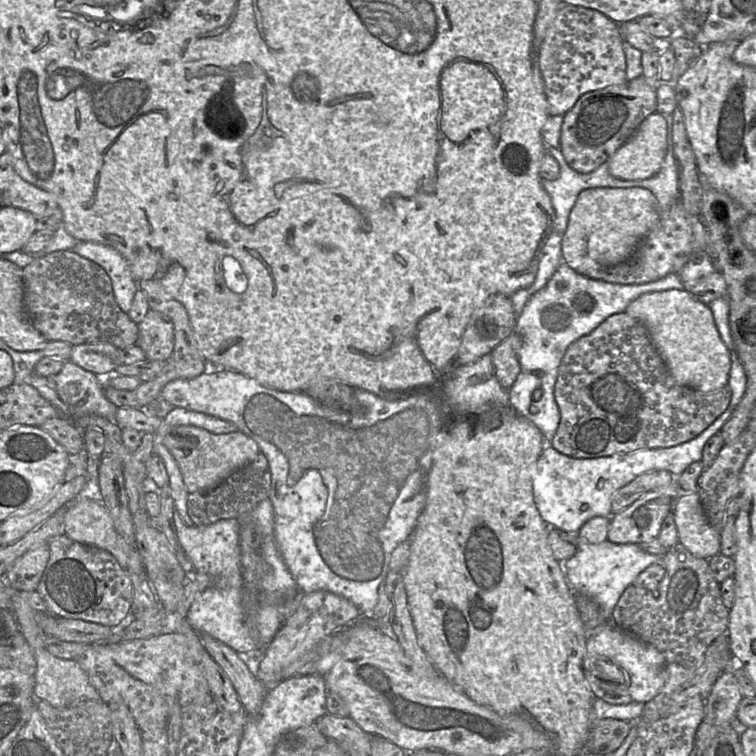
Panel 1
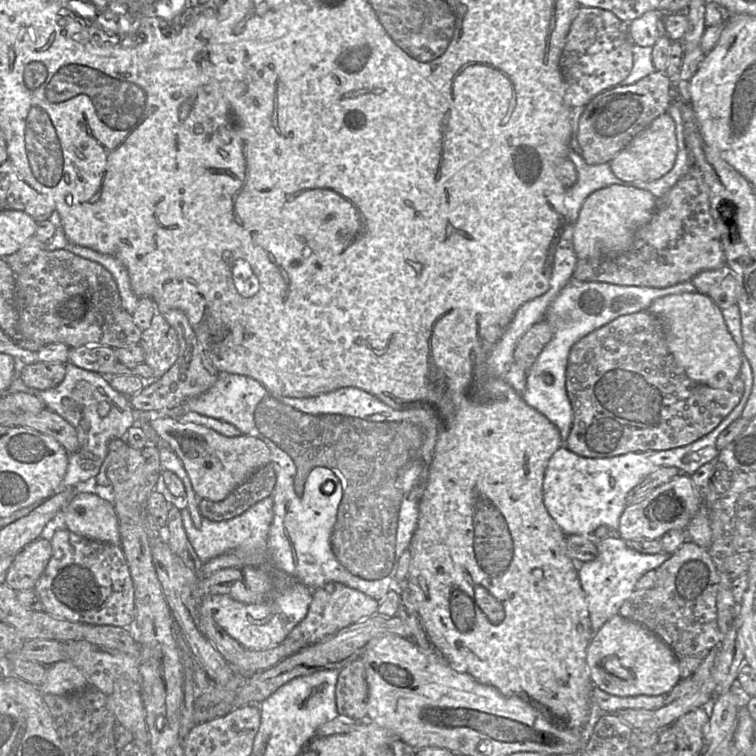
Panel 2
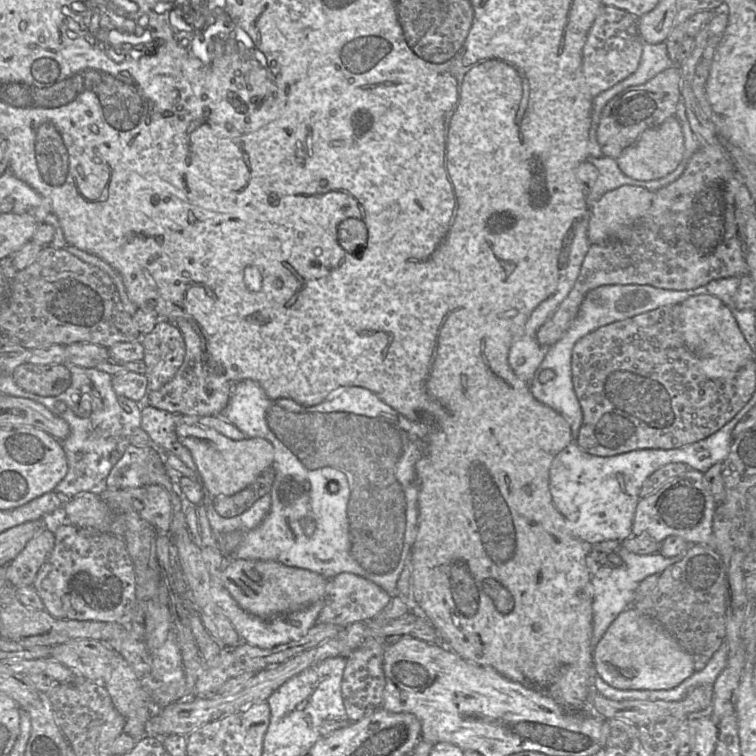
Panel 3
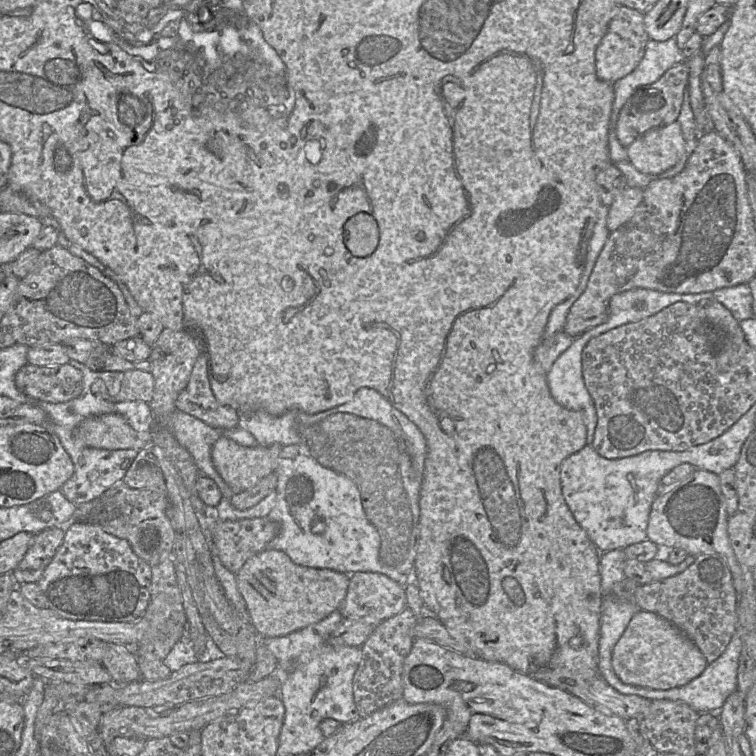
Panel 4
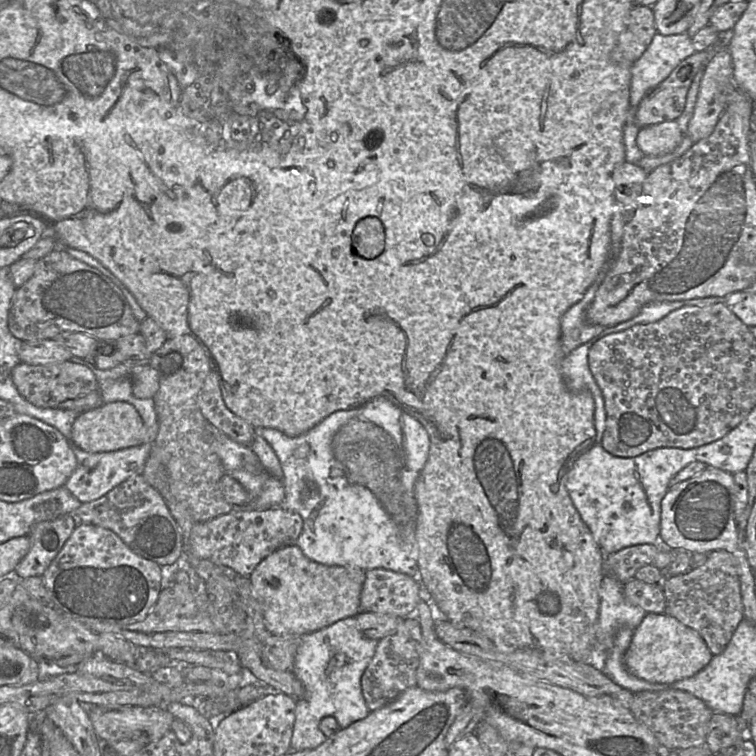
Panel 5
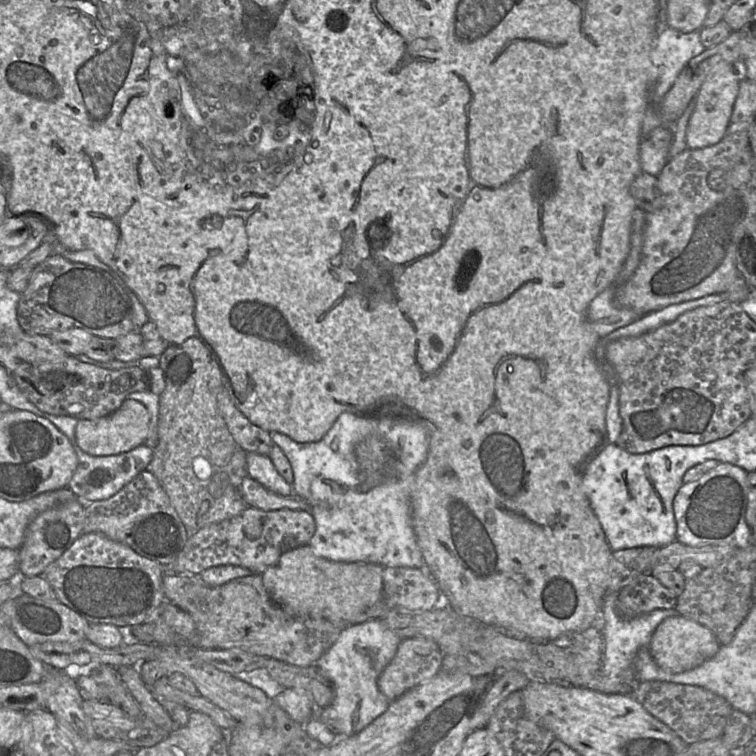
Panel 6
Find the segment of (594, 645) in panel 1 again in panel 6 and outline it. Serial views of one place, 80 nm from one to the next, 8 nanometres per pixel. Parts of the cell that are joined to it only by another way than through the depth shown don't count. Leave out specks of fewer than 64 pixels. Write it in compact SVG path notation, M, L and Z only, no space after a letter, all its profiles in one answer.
M676 615L665 618L657 626L646 648L658 667L670 673L681 673L693 669L715 656L720 646L710 629Z

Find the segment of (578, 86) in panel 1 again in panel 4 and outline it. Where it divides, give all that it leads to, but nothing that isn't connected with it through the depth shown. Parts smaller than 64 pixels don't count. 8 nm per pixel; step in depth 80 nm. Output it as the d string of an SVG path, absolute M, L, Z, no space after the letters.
M618 6L607 31L595 52L596 74L599 79L615 83L632 72L641 61L649 41L644 27L645 13L625 6Z

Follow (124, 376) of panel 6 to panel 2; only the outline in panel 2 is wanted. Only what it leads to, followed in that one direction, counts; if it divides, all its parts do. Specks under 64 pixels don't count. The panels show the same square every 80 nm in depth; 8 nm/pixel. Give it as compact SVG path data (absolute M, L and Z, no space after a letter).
M38 361L26 365L21 372L21 378L31 389L47 390L59 385L65 374L65 364Z

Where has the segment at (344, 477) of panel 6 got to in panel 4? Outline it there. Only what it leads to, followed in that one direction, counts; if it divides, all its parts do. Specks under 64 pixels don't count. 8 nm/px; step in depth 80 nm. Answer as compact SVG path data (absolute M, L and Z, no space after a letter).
M369 387L360 388L349 402L344 403L340 406L331 408L329 410L320 412L320 413L316 413L316 414L308 414L300 410L290 410L290 411L285 412L282 415L272 416L265 412L254 411L254 412L239 413L239 418L240 418L240 421L239 421L238 427L241 427L242 429L249 431L255 437L255 439L257 440L259 444L264 445L264 446L278 444L281 446L281 448L283 446L293 445L293 446L297 446L300 449L299 454L294 457L290 457L290 458L284 458L280 456L278 457L278 464L277 464L277 469L276 469L276 473L278 475L278 483L276 486L277 501L276 501L275 506L271 510L271 512L267 515L267 517L275 521L276 523L278 523L280 530L279 530L278 535L270 542L267 549L281 550L285 552L294 563L302 565L302 566L307 566L307 567L312 567L312 568L326 568L326 569L331 569L331 570L338 571L341 573L346 573L349 575L355 572L379 572L379 573L389 576L391 579L403 585L409 582L410 578L412 578L412 580L416 580L416 576L414 572L414 562L416 558L418 538L419 538L419 519L420 519L419 498L420 498L420 490L421 490L423 471L424 471L425 459L426 459L426 453L427 453L427 443L426 443L426 439L424 435L422 434L422 432L416 426L415 423L413 423L402 412L396 409L376 389L369 388Z

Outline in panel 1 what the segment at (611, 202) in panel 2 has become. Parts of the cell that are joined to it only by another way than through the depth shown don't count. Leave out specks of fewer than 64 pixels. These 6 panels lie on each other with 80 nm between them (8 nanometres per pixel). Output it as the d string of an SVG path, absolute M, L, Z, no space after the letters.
M642 187L592 188L582 191L572 208L562 238L562 262L595 280L607 268L632 258L660 216L654 194Z

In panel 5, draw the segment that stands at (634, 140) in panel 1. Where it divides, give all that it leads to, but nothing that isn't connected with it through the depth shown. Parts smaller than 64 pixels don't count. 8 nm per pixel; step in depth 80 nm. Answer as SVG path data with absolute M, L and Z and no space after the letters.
M676 121L640 129L636 143L645 157L661 157L674 151L683 135Z

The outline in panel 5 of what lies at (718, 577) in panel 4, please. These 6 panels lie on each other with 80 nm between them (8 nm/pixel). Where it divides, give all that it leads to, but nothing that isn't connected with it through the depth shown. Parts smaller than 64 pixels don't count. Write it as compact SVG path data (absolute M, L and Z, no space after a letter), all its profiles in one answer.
M726 550L708 553L702 564L688 572L667 576L662 588L666 598L665 614L696 630L713 656L720 654L744 619L739 567L734 555Z

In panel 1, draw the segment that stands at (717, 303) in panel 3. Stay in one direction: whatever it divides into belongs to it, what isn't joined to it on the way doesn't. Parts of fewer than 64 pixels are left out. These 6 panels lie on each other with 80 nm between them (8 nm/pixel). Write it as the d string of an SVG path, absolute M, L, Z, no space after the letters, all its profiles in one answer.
M671 289L642 294L626 307L625 313L646 327L653 345L679 384L703 392L727 385L731 356L708 304L683 289Z

